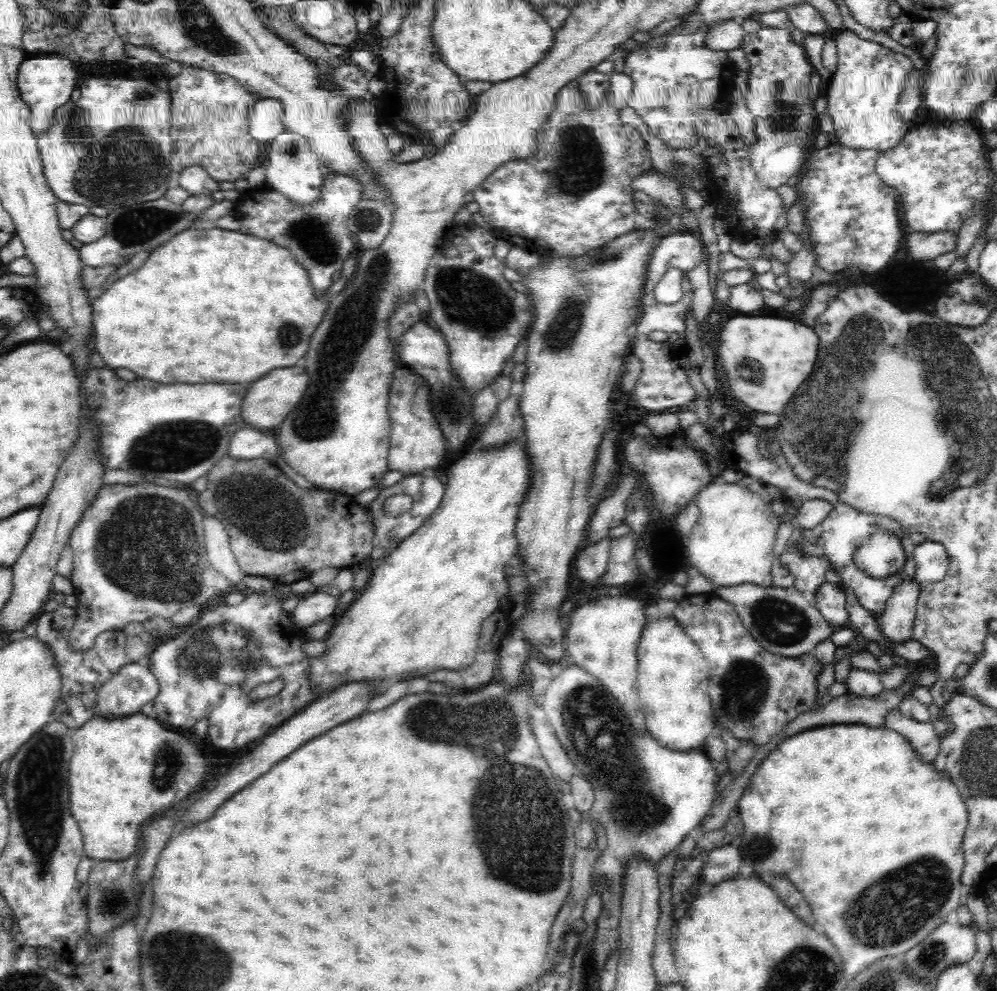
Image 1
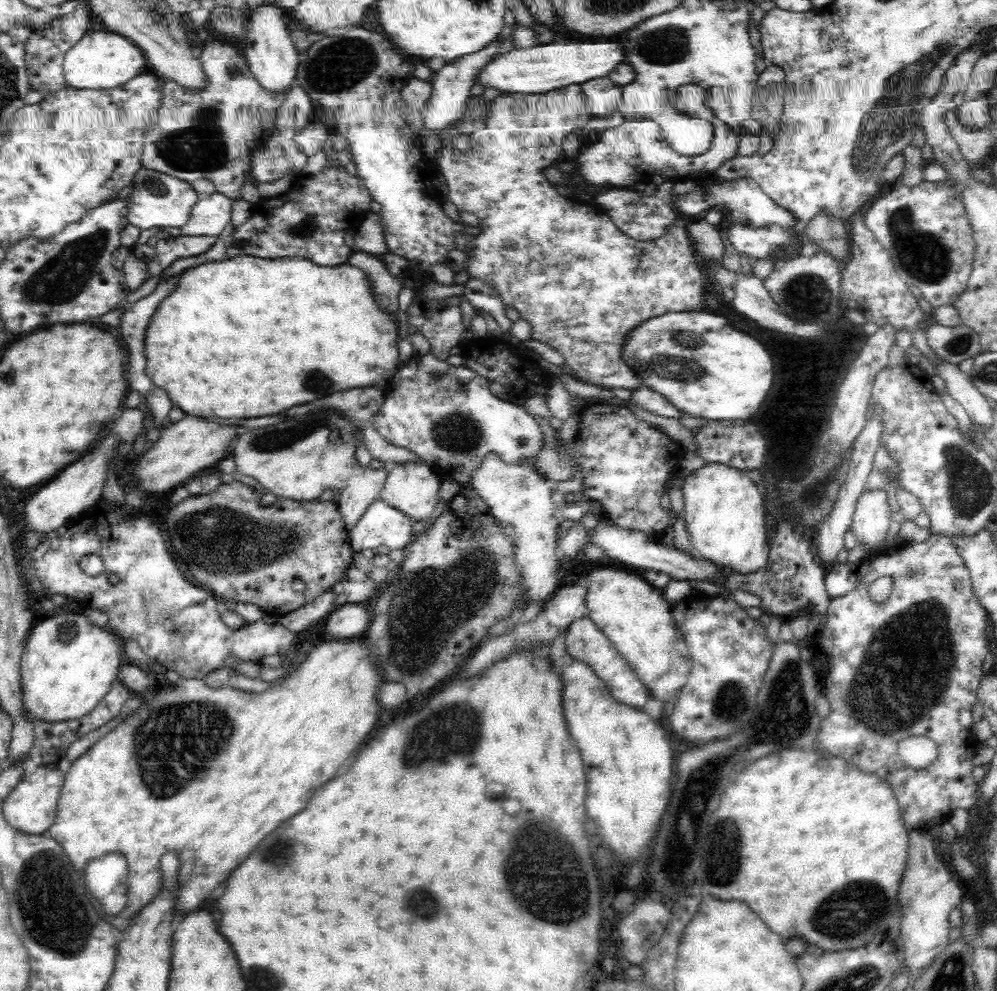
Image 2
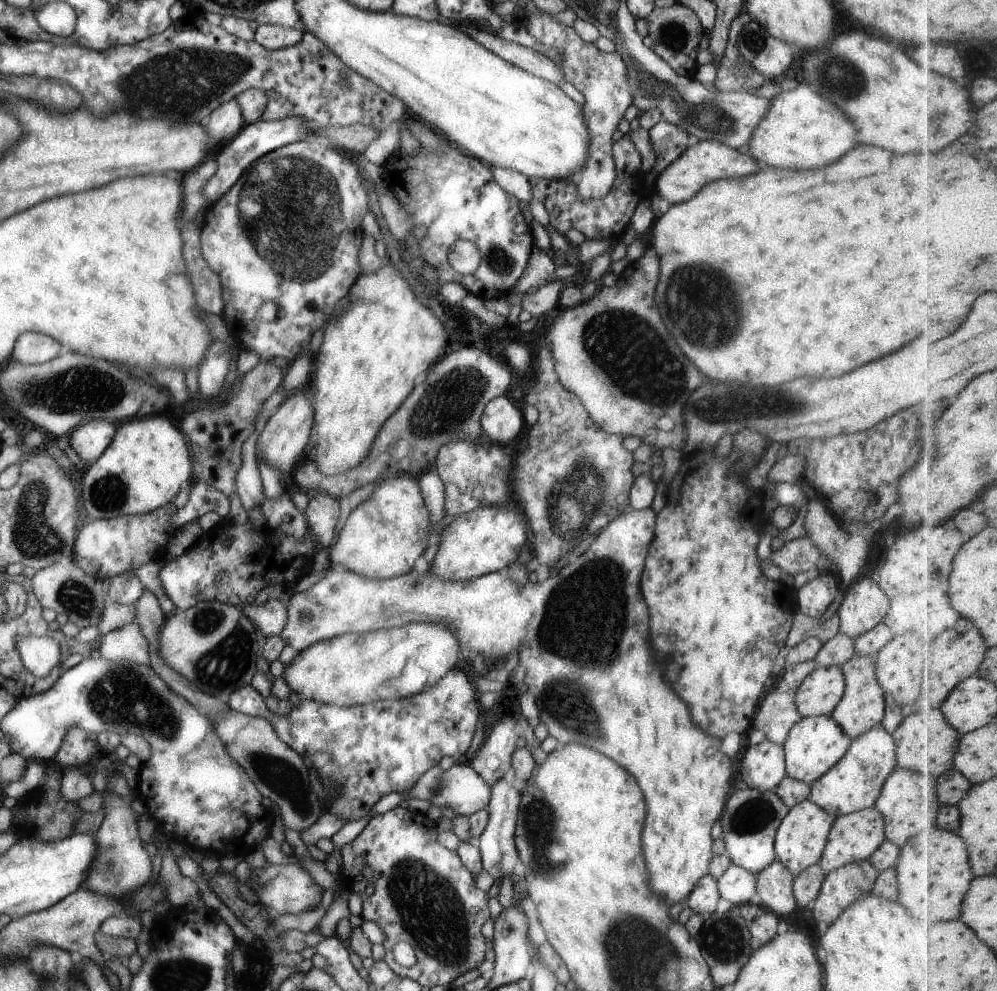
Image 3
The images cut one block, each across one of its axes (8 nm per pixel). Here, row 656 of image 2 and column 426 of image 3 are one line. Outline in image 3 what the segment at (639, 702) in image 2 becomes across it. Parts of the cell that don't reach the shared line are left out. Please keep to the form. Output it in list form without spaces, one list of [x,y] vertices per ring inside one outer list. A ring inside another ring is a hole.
[[[651,506],[638,510],[628,509],[619,514],[614,520],[611,520],[588,546],[588,550],[578,558],[570,560],[560,572],[553,573],[544,582],[528,582],[528,584],[524,585],[514,584],[509,577],[501,576],[498,571],[473,580],[444,580],[444,578],[432,574],[430,570],[420,575],[415,569],[410,570],[407,574],[393,578],[368,579],[360,576],[360,574],[355,574],[349,569],[339,572],[329,568],[316,584],[312,584],[306,591],[294,593],[290,598],[290,604],[286,608],[287,622],[282,634],[280,634],[280,638],[282,638],[285,646],[290,646],[294,651],[300,653],[312,644],[348,633],[361,634],[362,632],[373,632],[384,628],[395,628],[409,623],[440,622],[440,624],[446,624],[446,628],[450,628],[454,635],[458,636],[463,657],[462,665],[466,664],[466,658],[470,658],[472,654],[482,654],[484,658],[498,659],[500,657],[509,657],[512,652],[516,652],[520,664],[524,664],[524,668],[526,668],[525,689],[536,693],[540,720],[548,728],[549,735],[556,738],[559,745],[576,742],[610,756],[612,760],[616,760],[620,766],[624,766],[638,780],[638,784],[640,784],[640,788],[642,788],[642,792],[646,796],[646,806],[648,806],[648,816],[646,816],[646,824],[644,824],[644,832],[642,832],[642,850],[644,850],[644,858],[646,858],[646,866],[648,866],[647,871],[650,874],[650,880],[652,880],[648,884],[654,890],[654,894],[662,896],[660,900],[664,900],[666,906],[670,908],[687,898],[700,878],[709,874],[709,864],[714,855],[712,852],[712,842],[714,840],[710,835],[710,830],[712,830],[714,822],[721,818],[722,812],[724,812],[727,801],[726,796],[728,796],[728,791],[724,790],[724,786],[728,784],[728,780],[732,776],[732,764],[730,763],[731,757],[728,757],[720,750],[720,740],[710,736],[710,734],[706,734],[706,732],[702,732],[700,728],[696,728],[692,724],[686,704],[674,694],[670,684],[666,684],[666,680],[662,678],[662,664],[652,660],[652,654],[650,654],[650,642],[648,642],[648,638],[650,638],[650,616],[648,616],[648,606],[646,606],[646,602],[642,598],[640,580],[645,568],[650,543],[654,538],[656,523],[657,514],[654,513]],[[710,746],[714,746],[714,752],[706,752]]]

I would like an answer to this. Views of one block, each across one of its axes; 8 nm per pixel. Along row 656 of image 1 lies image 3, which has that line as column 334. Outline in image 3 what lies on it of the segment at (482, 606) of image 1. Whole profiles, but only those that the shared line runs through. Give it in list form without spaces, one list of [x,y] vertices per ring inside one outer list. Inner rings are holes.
[[[389,261],[385,263],[372,274],[360,274],[356,279],[356,282],[350,287],[349,298],[351,299],[348,308],[343,310],[339,315],[333,316],[328,320],[328,325],[323,332],[323,342],[320,348],[320,353],[316,359],[316,380],[310,380],[309,385],[311,388],[310,400],[314,409],[314,434],[313,441],[310,446],[309,453],[314,456],[316,464],[324,474],[330,476],[334,474],[342,474],[347,470],[350,470],[353,466],[356,466],[368,453],[371,448],[371,444],[377,435],[377,432],[382,428],[382,425],[396,412],[397,408],[400,408],[400,404],[406,400],[406,396],[414,390],[414,387],[418,382],[416,378],[424,378],[424,372],[432,366],[440,358],[442,350],[444,350],[444,344],[446,344],[446,328],[442,326],[442,322],[436,318],[436,315],[432,313],[432,310],[418,299],[414,292],[408,285],[409,282],[402,277],[402,273],[396,269]]]

